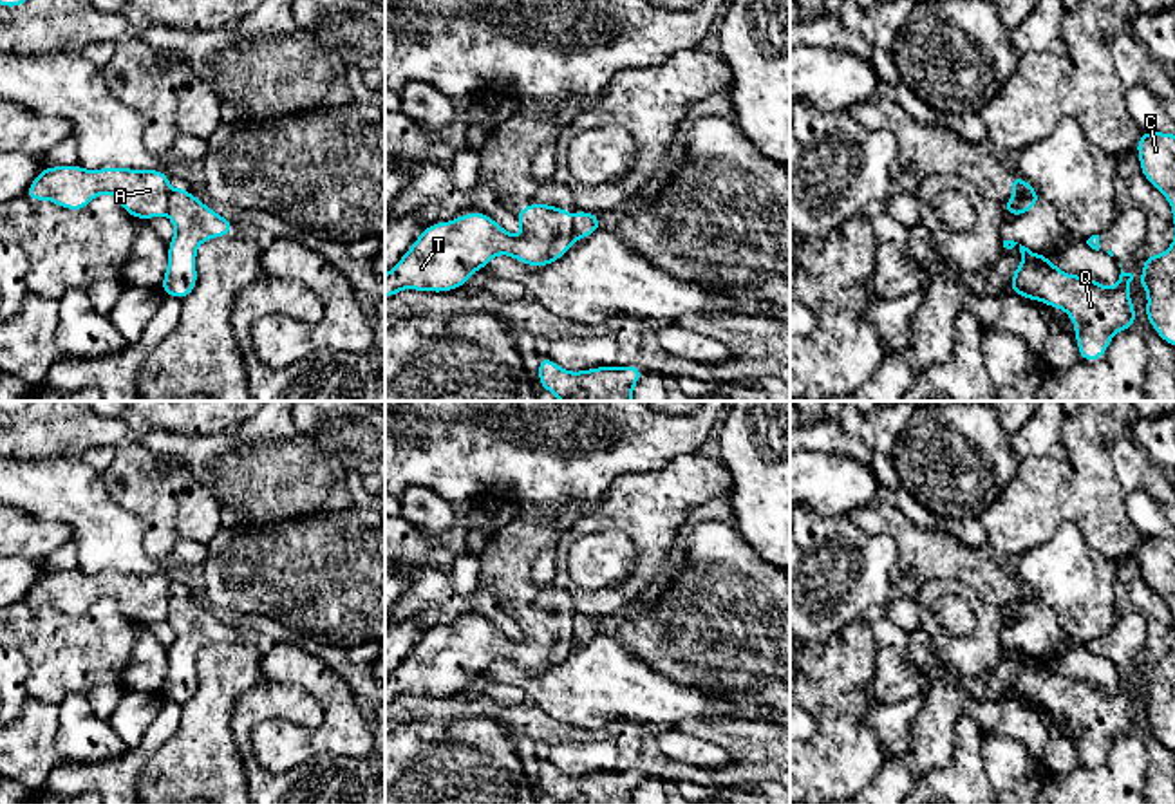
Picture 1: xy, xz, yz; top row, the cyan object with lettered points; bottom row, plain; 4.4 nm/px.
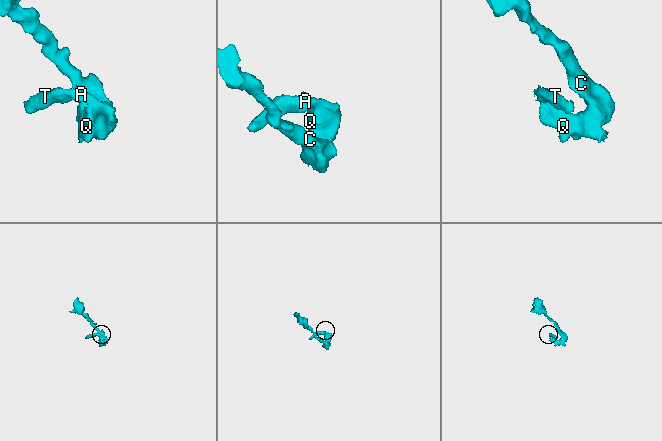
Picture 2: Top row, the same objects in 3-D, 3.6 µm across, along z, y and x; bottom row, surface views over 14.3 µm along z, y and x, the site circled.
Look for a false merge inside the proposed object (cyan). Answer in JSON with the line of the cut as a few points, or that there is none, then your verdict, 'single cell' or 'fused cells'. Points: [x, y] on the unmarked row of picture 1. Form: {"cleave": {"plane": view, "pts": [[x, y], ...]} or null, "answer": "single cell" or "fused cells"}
{"cleave": {"plane": "yz", "pts": [[1033, 611], [1027, 607], [1013, 609], [1005, 617]]}, "answer": "fused cells"}

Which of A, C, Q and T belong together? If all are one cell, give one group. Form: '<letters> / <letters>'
A T / C Q

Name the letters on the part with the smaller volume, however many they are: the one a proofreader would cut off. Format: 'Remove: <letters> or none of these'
Remove: A, T

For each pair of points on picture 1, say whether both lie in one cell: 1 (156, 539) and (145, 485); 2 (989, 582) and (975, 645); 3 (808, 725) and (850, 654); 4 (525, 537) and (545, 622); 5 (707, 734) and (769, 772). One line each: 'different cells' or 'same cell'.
1: same cell
2: different cells
3: different cells
4: same cell
5: different cells

